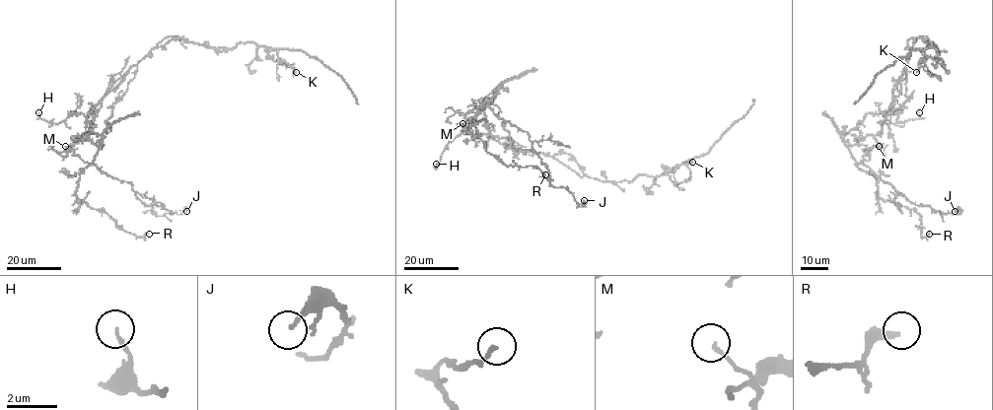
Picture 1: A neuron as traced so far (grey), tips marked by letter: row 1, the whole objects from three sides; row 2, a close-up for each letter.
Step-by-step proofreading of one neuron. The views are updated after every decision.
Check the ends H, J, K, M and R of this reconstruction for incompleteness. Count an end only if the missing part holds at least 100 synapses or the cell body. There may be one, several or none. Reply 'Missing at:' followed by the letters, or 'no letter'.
Missing at: no letter

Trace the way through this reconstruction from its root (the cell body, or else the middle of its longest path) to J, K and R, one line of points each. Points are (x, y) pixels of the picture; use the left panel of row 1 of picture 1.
J: (116, 81), (102, 106), (91, 106), (85, 140), (100, 147), (91, 163), (129, 182), (157, 216), (186, 211)
K: (116, 81), (155, 47), (177, 37), (216, 48), (233, 49), (240, 43), (255, 43), (272, 47), (296, 72)
R: (116, 81), (102, 106), (91, 106), (85, 140), (100, 147), (76, 196), (125, 231), (149, 234)

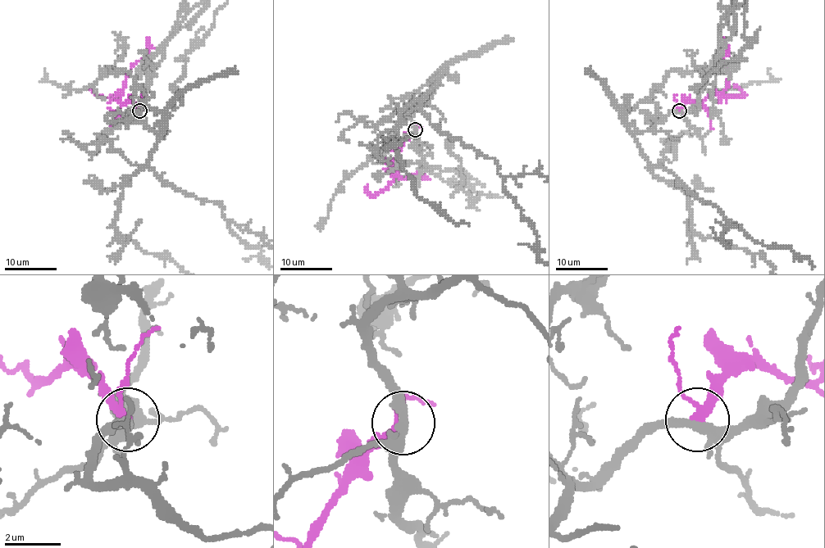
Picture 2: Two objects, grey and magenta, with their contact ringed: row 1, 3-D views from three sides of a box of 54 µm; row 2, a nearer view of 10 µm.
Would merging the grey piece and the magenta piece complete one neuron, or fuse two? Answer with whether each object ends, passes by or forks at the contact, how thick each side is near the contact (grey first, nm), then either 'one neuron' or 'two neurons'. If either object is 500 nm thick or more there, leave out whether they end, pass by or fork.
grey passes by; magenta passes by; 340 nm thick on the grey side, 240 nm on the other; two neurons

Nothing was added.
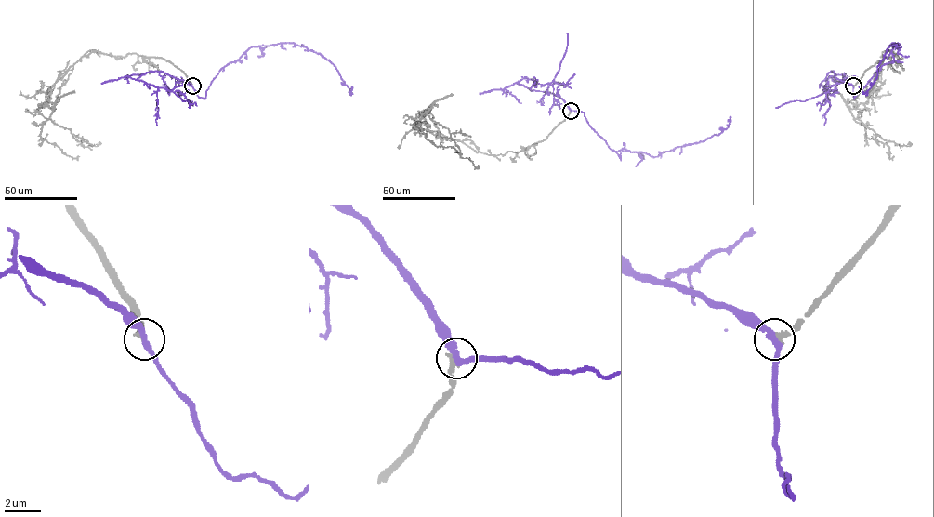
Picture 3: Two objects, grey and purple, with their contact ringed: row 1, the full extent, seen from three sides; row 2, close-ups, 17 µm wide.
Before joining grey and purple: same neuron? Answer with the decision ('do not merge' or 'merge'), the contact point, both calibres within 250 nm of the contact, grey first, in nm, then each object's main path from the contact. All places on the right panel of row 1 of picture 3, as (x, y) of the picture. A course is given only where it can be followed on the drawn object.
merge; at (853, 86); 260 nm thick on the grey side, 300 nm on the other; grey runs (853, 86), (866, 70), (896, 54), (882, 52), (874, 91), (850, 112), (885, 140), (907, 144); purple runs (853, 86), (854, 99), (893, 60), (891, 50), (900, 44), (888, 46), (871, 87), (864, 93), (859, 86)

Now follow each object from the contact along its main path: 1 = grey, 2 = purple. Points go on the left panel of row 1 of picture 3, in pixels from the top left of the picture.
1: (191, 86), (162, 58), (83, 56), (48, 87), (46, 106), (84, 147), (100, 144)
2: (191, 86), (203, 99), (218, 72), (251, 47), (293, 43), (320, 53), (335, 67), (351, 93), (351, 86)

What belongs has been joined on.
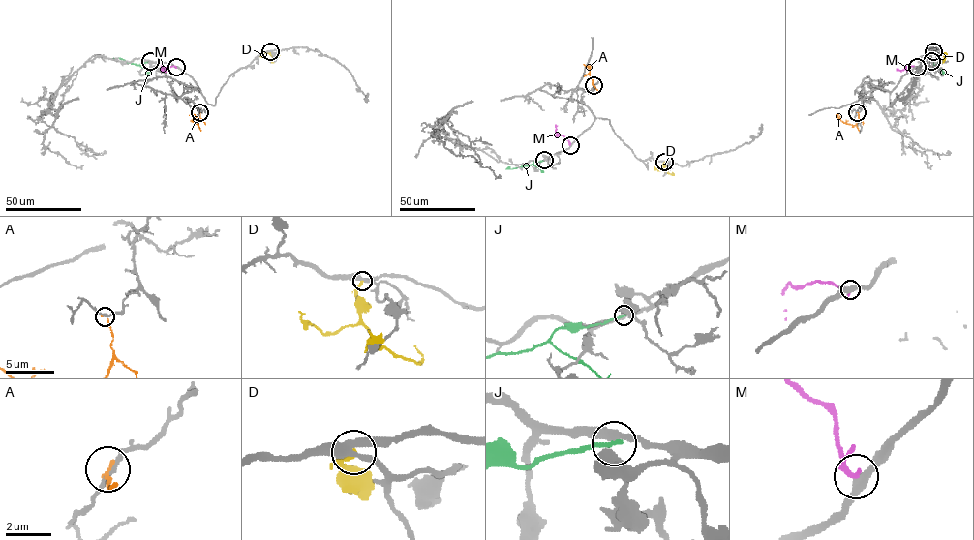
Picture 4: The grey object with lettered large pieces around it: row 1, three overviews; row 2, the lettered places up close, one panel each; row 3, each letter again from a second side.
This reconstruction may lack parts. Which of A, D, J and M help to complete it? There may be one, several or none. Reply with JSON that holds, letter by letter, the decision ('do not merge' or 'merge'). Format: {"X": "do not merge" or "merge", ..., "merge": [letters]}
{"A": "do not merge", "D": "do not merge", "J": "do not merge", "M": "merge", "merge": ["M"]}

